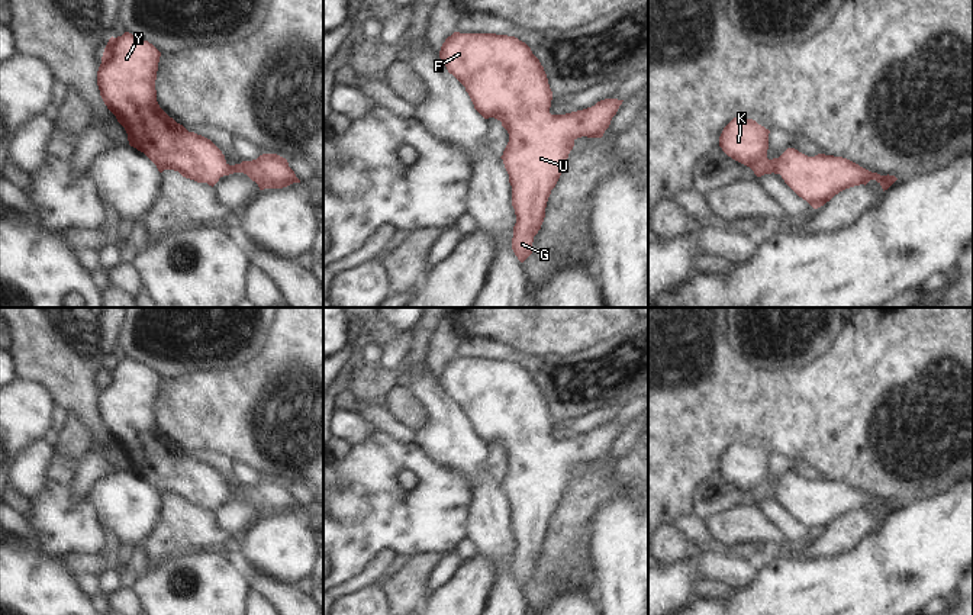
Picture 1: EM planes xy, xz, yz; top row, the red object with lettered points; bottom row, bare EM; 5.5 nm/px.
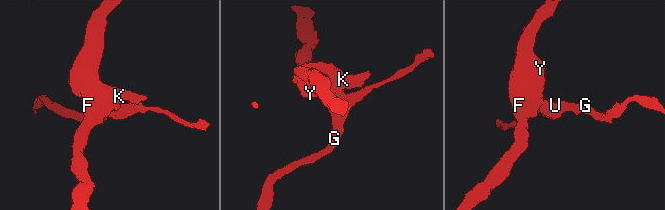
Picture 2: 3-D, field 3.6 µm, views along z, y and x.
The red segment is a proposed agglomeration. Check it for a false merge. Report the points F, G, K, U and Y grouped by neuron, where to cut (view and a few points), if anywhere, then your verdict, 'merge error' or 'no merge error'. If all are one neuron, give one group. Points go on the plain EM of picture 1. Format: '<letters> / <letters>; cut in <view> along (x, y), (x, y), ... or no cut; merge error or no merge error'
F G K U Y; no cut; no merge error

